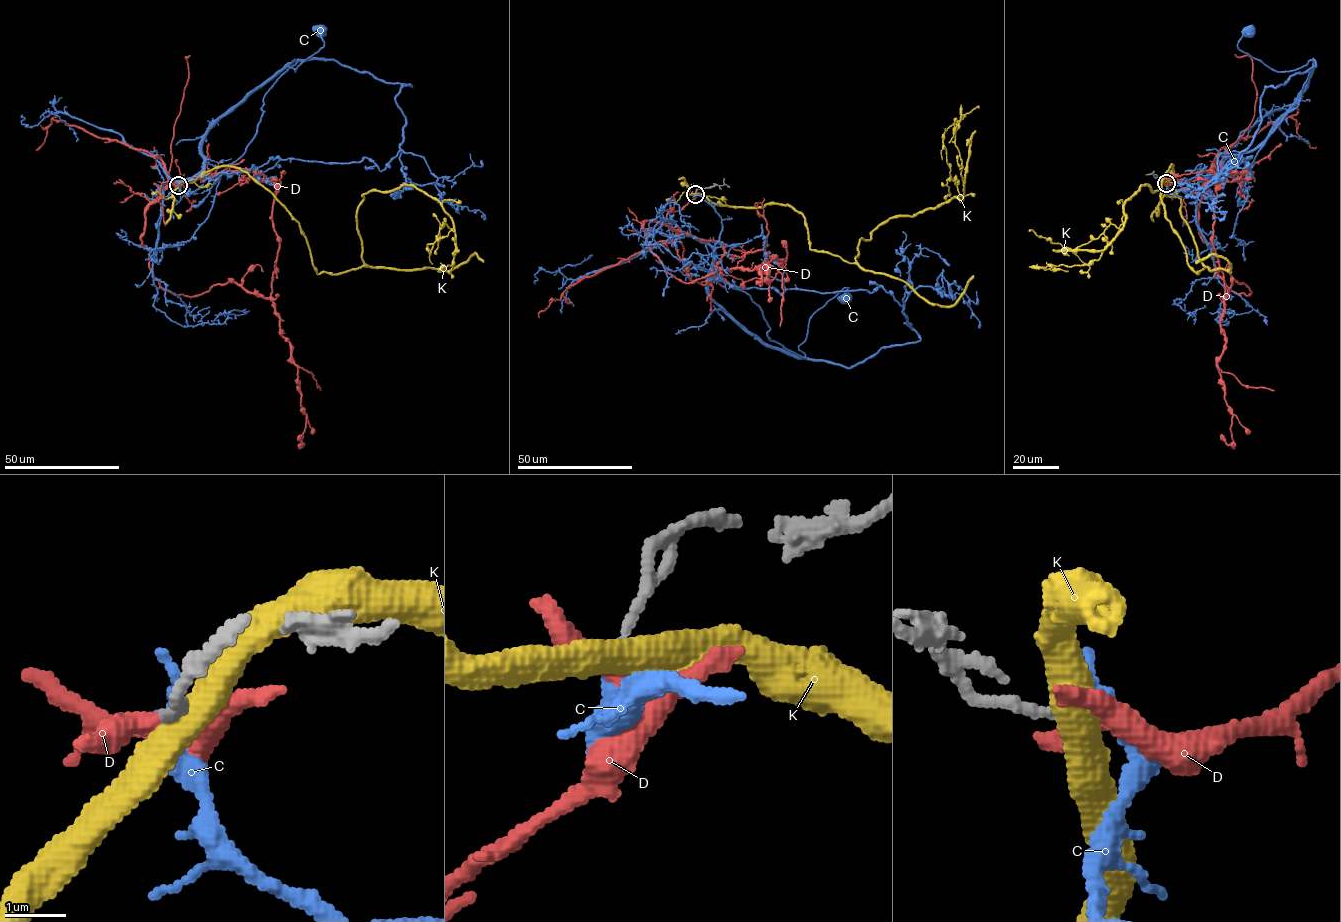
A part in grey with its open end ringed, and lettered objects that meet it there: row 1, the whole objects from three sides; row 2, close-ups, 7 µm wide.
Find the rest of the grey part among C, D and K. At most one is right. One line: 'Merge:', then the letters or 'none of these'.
Merge: C

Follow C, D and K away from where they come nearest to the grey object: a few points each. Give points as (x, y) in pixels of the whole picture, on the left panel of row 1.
C: (178, 185), (192, 194), (208, 183), (205, 131), (294, 59), (294, 71), (317, 52), (321, 31)
D: (178, 185), (146, 211), (159, 284), (269, 297), (277, 185), (217, 193)
K: (178, 185), (247, 172), (317, 273), (363, 264), (372, 190), (435, 197), (453, 228), (428, 249), (455, 232)

